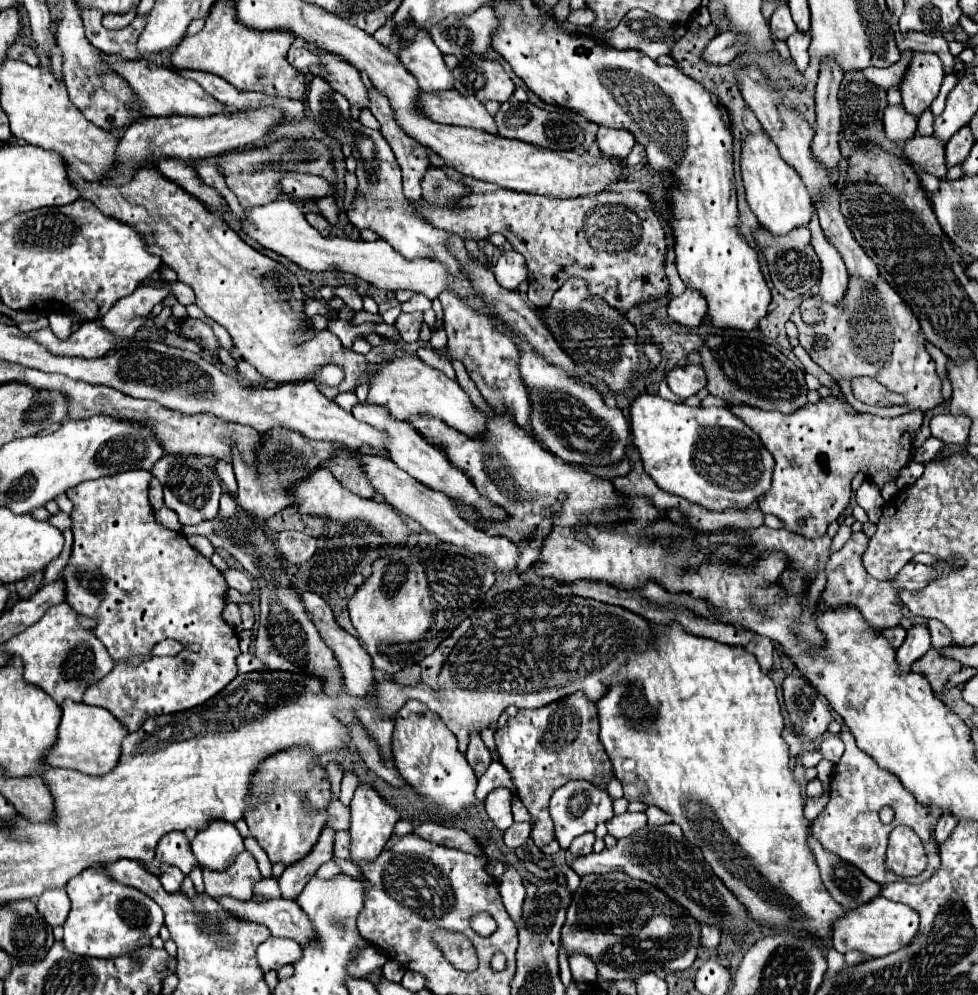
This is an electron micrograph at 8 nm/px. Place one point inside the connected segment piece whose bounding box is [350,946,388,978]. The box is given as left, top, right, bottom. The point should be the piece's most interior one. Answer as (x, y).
(371, 958)

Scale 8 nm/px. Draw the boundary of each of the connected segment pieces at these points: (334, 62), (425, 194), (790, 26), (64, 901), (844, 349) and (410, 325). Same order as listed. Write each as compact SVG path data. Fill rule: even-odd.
M318 52L318 56L322 60L322 66L312 68L312 72L326 78L332 84L332 88L336 88L340 94L344 94L348 98L350 104L358 106L360 110L368 108L370 106L368 88L360 80L360 74L356 72L356 68L352 68L342 58L332 56L332 54L326 56L326 54Z
M442 168L428 170L422 178L422 198L430 204L452 206L458 198L470 194L472 190L450 180Z
M778 6L770 18L770 30L778 40L786 40L788 36L792 36L792 32L796 32L794 20L790 16L788 6Z
M64 888L48 890L38 898L36 908L50 926L62 926L70 912L70 898Z
M850 278L848 286L848 296L846 296L846 306L830 306L818 300L818 296L808 298L790 318L798 330L800 330L800 346L806 348L812 356L812 360L824 368L832 378L838 382L840 390L844 392L848 403L860 412L878 415L880 417L894 418L904 414L906 408L918 408L922 412L936 408L938 404L944 402L942 398L942 386L940 378L934 368L934 360L924 348L924 336L920 332L920 324L912 310L900 300L900 296L892 290L888 282L880 278L880 282L870 288L862 284L860 280ZM818 308L822 310L824 322L818 324L806 324L802 320L802 312ZM820 334L824 336L824 348L816 344L814 336ZM858 376L870 376L884 384L890 392L902 394L906 398L908 406L880 407L862 403L850 392L850 382L852 378Z
M412 312L412 314L400 314L396 320L396 328L402 336L404 342L414 344L418 340L418 332L420 332L420 324L422 324L422 314L420 312Z

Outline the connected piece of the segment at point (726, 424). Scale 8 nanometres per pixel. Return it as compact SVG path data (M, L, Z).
M642 394L632 402L630 418L634 446L640 450L644 470L664 492L686 498L706 510L724 512L730 508L746 510L772 486L772 454L764 448L756 432L750 432L750 428L744 426L744 422L734 416L730 408L690 408L662 400L658 394Z

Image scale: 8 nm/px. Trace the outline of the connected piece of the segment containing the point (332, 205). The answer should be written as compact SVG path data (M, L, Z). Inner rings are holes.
M330 196L330 198L324 198L324 200L318 200L318 212L330 222L330 224L336 224L336 218L338 218L338 212L340 208L336 206L336 200Z

